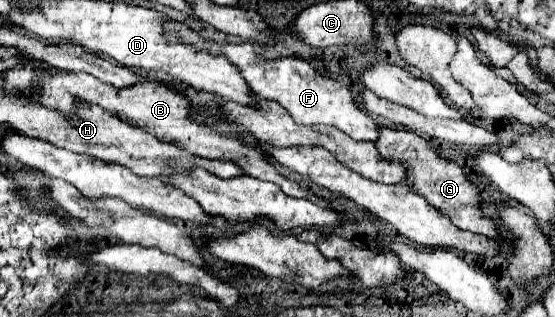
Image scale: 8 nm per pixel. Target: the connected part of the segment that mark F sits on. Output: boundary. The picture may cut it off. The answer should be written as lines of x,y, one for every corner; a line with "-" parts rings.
167,19
167,31
171,41
181,39
185,43
191,43
199,49
207,49
211,55
225,55
231,63
235,63
243,77
247,79
247,83
251,85
251,89
261,95
263,99
269,101
277,101
281,107
285,107
289,111
289,115
295,119
295,123
299,125
331,125
341,129
343,133
347,133
351,139
357,141
377,141
379,139
379,125
365,113
359,109
359,105
355,103
351,91
333,81
323,77
311,63
297,59
297,57
285,57
285,59
277,59
277,61
263,61
259,55
253,53
253,45
251,43
213,43
207,41
203,37
199,37
195,31
187,29
187,25
177,23
177,21
169,21

